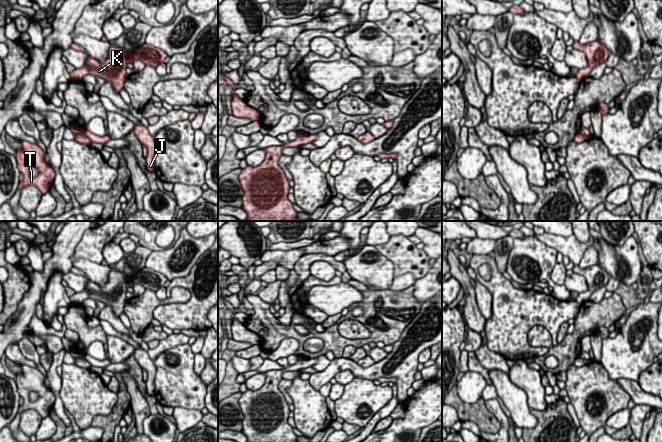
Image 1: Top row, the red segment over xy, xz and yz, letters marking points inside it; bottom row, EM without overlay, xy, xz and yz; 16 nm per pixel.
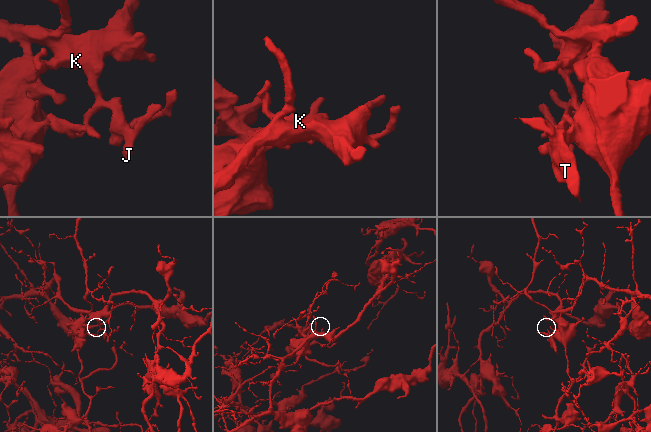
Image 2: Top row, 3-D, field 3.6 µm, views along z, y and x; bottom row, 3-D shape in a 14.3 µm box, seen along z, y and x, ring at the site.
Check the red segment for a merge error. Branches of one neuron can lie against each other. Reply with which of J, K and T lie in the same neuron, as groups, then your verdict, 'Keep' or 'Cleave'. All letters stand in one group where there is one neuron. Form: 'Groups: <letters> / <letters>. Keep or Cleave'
Groups: J K / T. Cleave

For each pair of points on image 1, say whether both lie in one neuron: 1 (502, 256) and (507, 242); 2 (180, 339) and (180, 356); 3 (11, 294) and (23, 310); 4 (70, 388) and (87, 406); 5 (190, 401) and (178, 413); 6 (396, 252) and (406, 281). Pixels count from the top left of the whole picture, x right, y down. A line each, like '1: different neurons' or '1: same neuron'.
1: same neuron
2: different neurons
3: different neurons
4: same neuron
5: different neurons
6: different neurons

